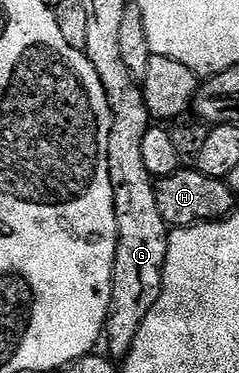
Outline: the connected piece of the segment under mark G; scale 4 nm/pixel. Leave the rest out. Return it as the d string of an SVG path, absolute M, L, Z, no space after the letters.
M138 83L119 84L109 92L111 98L111 129L109 130L109 166L115 195L115 213L119 227L119 241L115 255L115 277L111 283L111 305L107 311L105 329L106 351L112 357L126 357L127 351L141 330L141 322L153 310L163 285L163 271L167 261L169 225L161 218L157 206L155 180L145 168L141 142L153 126L145 106L143 89Z

